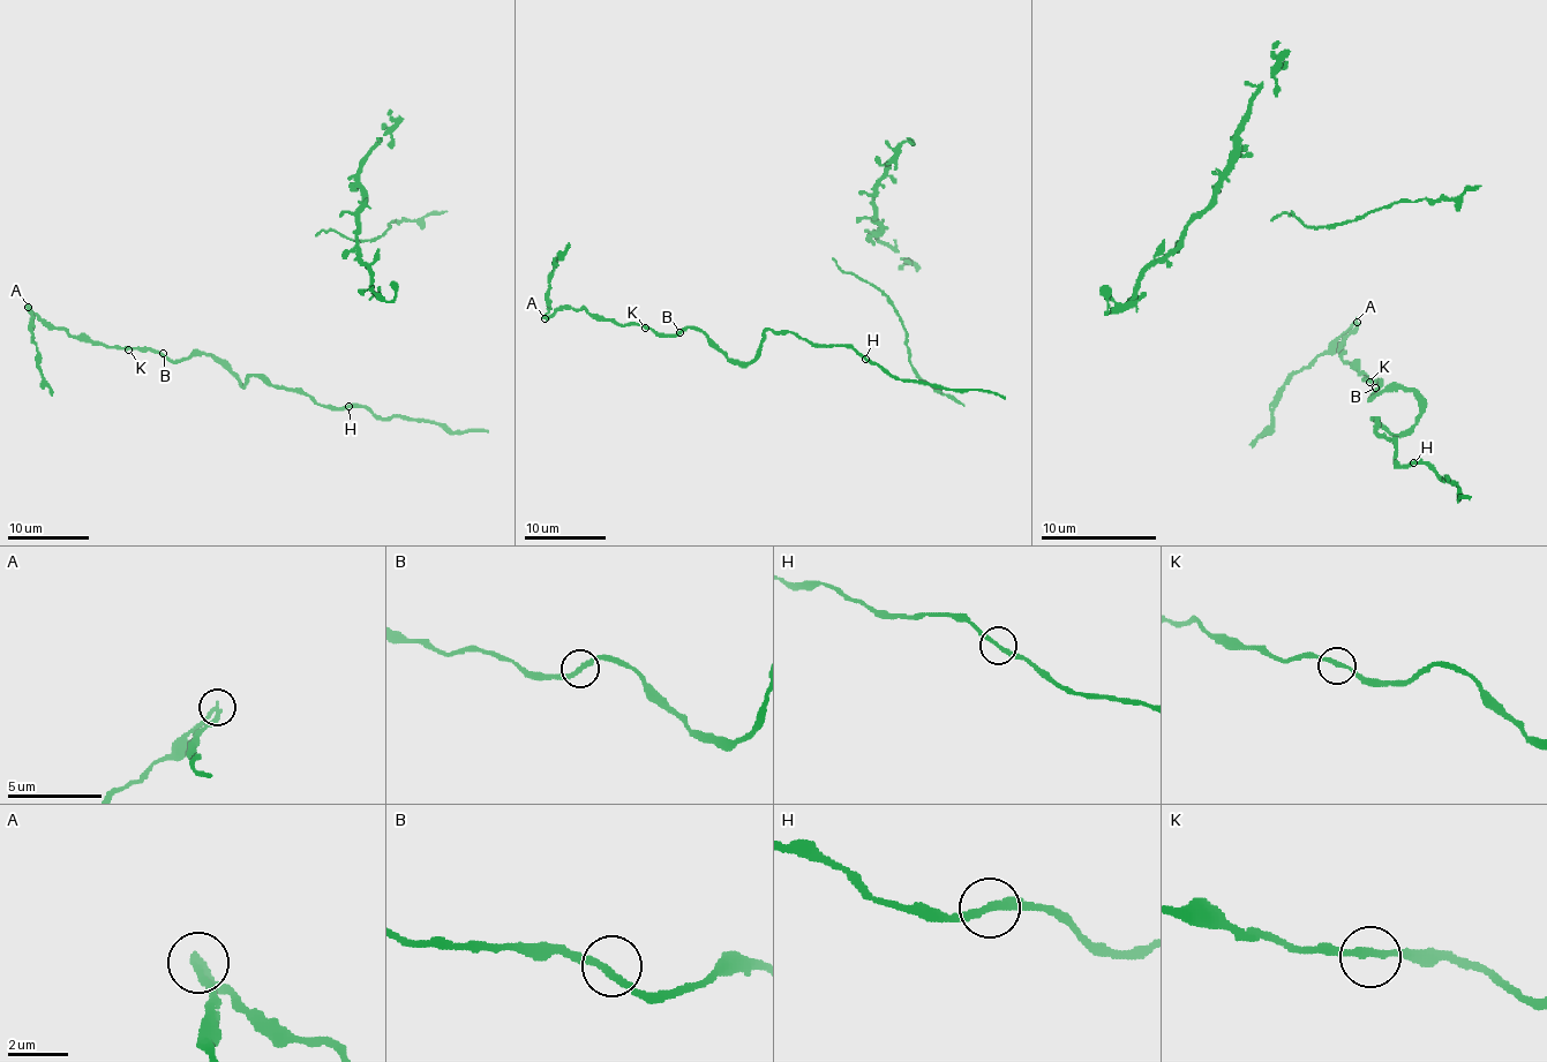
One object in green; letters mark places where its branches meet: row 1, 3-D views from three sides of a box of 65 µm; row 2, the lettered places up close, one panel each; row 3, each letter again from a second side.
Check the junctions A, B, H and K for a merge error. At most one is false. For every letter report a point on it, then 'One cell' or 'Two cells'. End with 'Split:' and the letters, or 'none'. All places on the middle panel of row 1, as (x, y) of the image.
A: Place: (545, 318). Two cells
B: Place: (680, 332). One cell
H: Place: (865, 359). One cell
K: Place: (645, 328). One cell
Split: A

